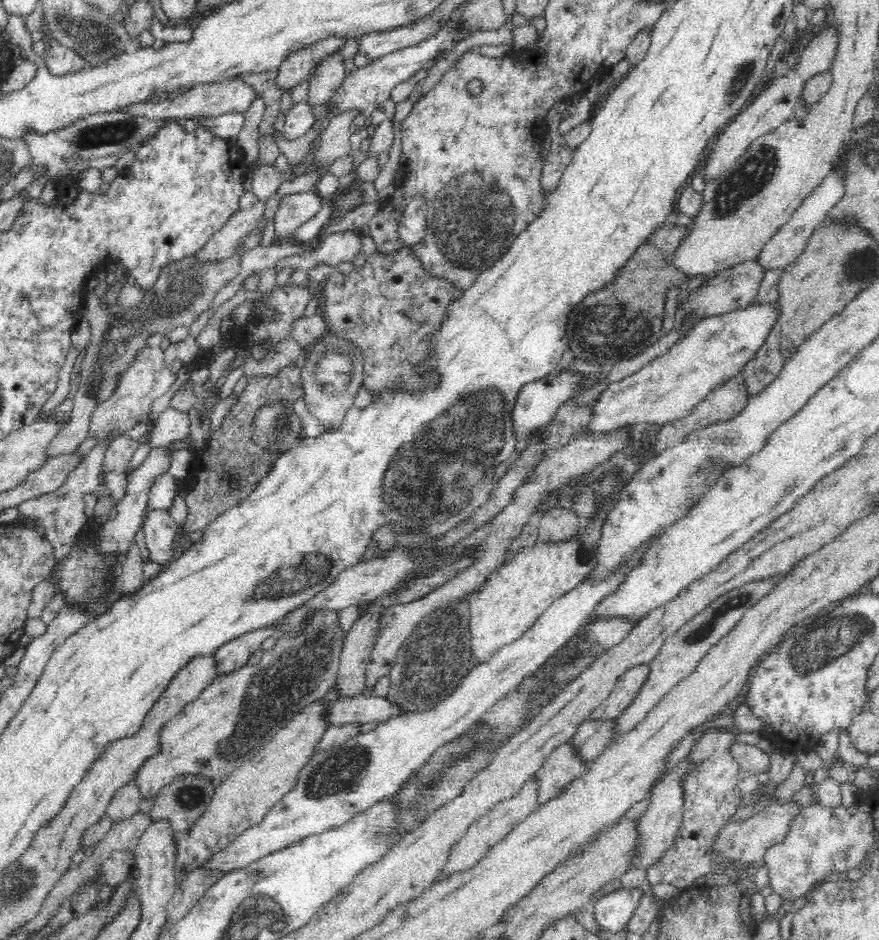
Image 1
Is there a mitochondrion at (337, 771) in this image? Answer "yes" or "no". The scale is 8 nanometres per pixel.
yes

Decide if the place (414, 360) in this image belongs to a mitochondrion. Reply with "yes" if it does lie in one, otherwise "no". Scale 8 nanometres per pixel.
yes

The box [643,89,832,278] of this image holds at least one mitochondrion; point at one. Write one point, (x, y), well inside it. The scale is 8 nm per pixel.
(755, 174)

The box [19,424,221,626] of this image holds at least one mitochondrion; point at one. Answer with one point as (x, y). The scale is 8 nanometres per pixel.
(90, 580)

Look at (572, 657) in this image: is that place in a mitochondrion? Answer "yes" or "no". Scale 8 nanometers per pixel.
no

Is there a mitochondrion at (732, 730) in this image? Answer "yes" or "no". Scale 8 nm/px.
no

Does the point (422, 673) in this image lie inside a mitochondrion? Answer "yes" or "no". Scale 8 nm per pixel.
yes

